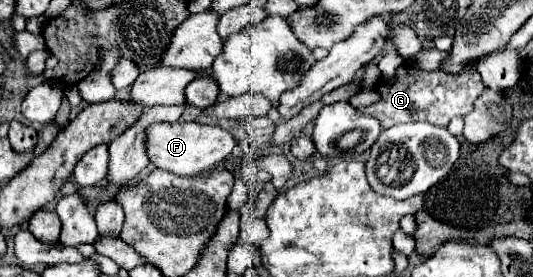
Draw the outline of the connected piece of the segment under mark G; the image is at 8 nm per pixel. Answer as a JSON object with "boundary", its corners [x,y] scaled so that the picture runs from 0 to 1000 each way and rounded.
{"boundary":[[[754,227],[743,249],[739,278],[717,278],[717,292],[709,300],[705,329],[713,336],[713,365],[690,386],[675,386],[675,401],[705,422],[717,444],[717,466],[773,437],[799,437],[837,458],[848,422],[871,422],[889,394],[889,365],[904,336],[904,321],[904,278],[889,249],[874,249],[867,256],[867,271],[833,271],[833,256],[792,256],[773,227]]]}

